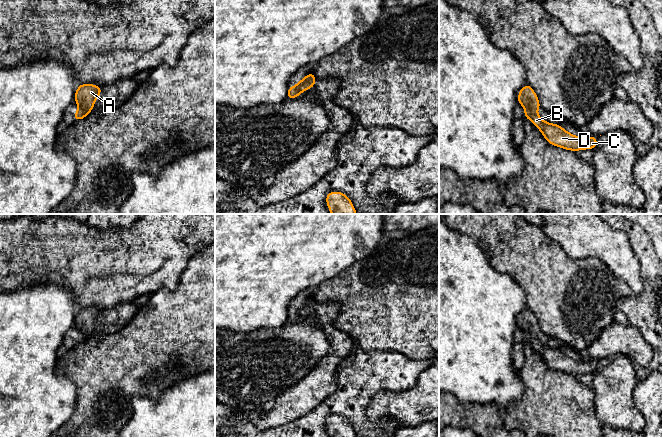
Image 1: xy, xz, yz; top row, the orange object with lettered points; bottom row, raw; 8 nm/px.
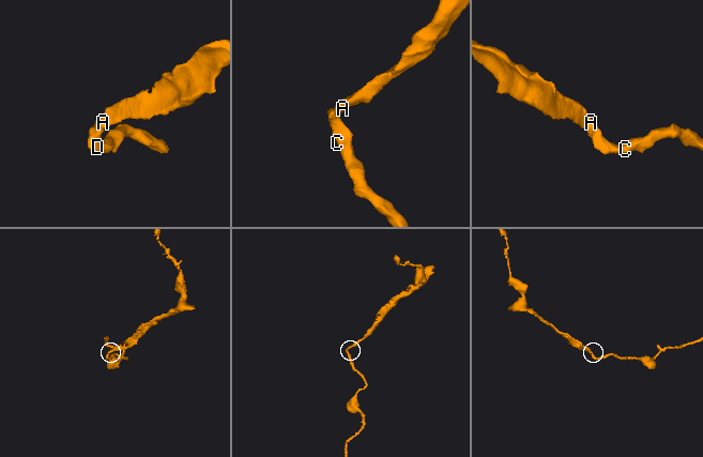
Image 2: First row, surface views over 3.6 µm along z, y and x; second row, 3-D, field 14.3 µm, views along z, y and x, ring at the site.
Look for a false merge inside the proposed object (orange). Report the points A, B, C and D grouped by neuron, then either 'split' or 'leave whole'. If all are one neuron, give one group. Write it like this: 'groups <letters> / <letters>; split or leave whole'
groups A / B C D; split

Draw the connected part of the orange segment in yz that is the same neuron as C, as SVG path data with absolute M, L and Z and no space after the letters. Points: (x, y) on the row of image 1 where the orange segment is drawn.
M524 109L525 118L529 119L542 133L544 138L553 146L558 146L566 150L578 151L597 148L597 137L577 137L559 124L545 122L537 112Z

